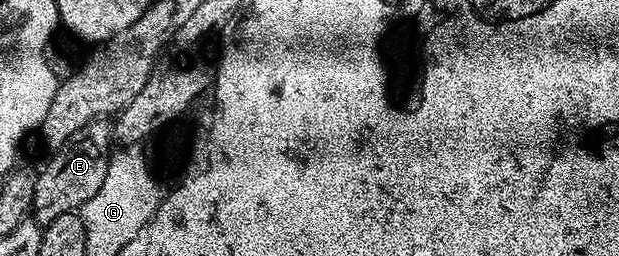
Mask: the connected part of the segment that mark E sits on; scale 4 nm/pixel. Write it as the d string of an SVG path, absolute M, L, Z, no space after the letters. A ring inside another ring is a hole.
M96 118L91 124L79 128L63 145L56 147L45 162L45 167L36 171L34 198L31 214L38 223L44 224L63 216L80 211L81 207L99 192L103 176L107 176L107 164L111 147L115 142L115 126L112 121ZM110 145L110 146L109 146Z

